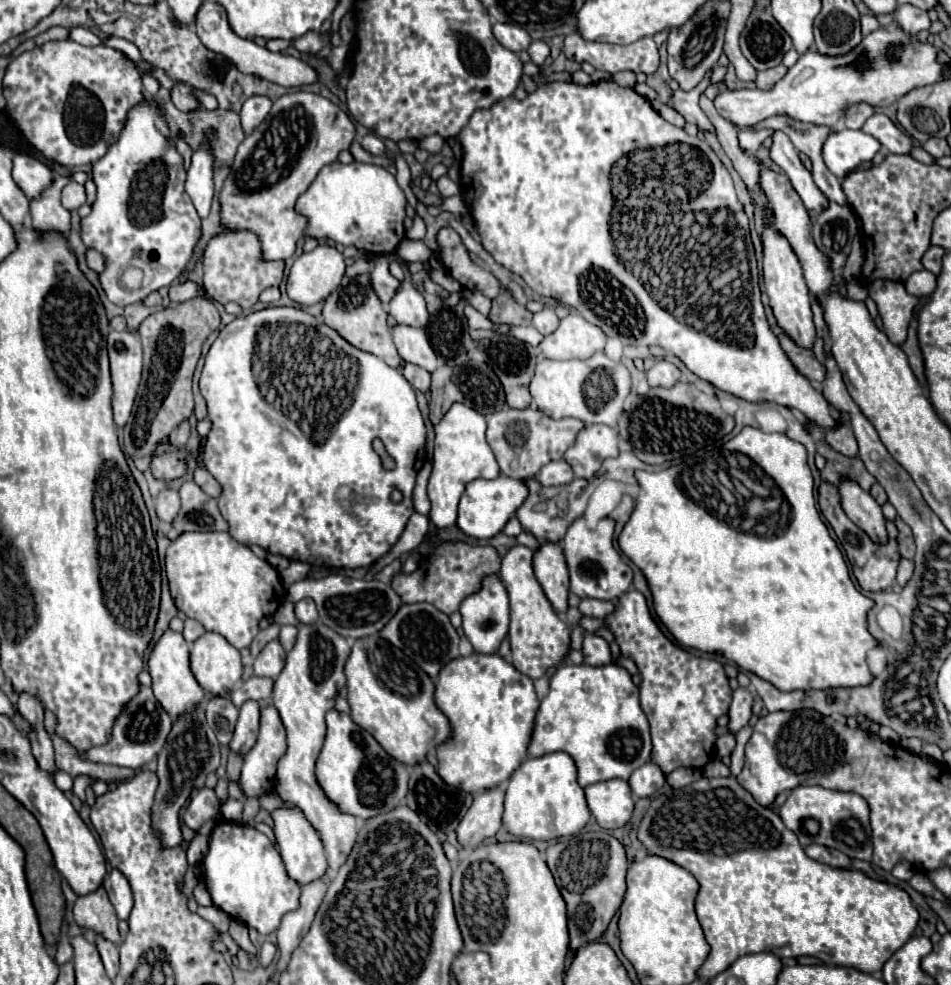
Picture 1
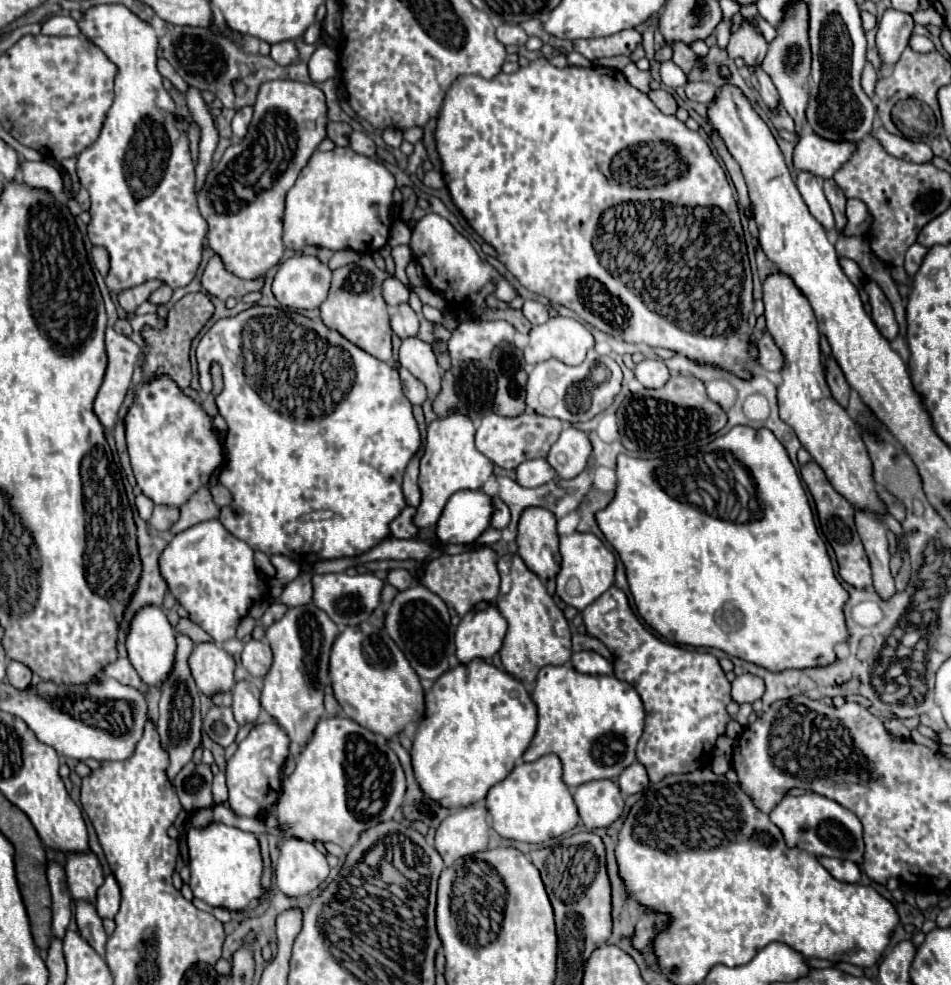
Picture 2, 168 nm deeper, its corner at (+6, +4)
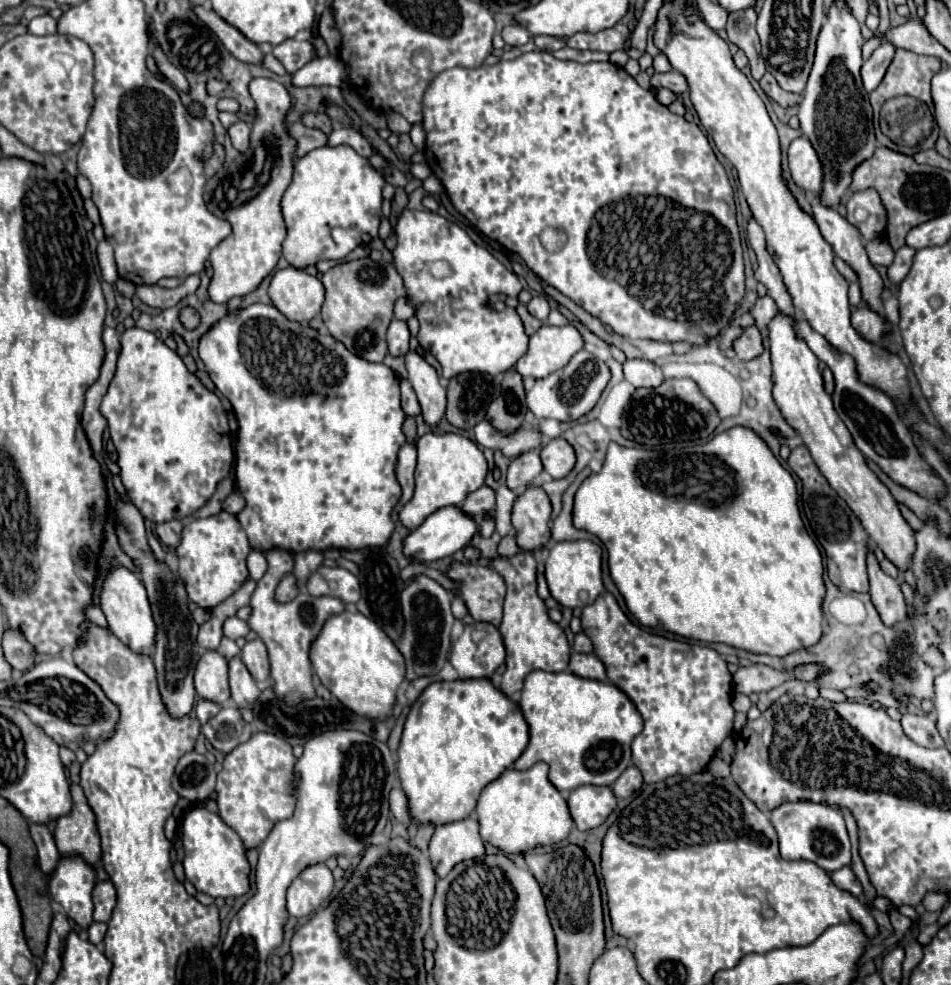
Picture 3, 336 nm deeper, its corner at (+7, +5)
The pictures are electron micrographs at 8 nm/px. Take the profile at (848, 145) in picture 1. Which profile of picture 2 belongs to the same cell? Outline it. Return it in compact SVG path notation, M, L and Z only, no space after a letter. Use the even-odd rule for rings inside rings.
M806 131L794 147L794 167L820 179L830 179L850 159L854 149L854 143L834 143L818 137L812 131Z

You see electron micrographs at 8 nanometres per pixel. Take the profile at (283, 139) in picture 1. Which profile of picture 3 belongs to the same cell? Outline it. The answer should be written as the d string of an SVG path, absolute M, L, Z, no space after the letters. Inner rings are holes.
M257 78L249 84L255 100L255 122L251 128L249 150L233 162L231 172L215 174L207 180L203 190L205 206L211 214L227 220L233 228L231 236L213 248L209 262L215 270L209 296L213 302L229 302L233 296L247 296L261 280L277 266L281 256L281 242L285 240L285 222L281 214L281 196L291 184L295 170L297 140L289 134L287 114L291 112L289 90L273 78Z

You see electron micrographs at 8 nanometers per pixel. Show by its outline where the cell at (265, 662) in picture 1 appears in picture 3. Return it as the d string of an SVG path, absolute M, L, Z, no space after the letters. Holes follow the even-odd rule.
M255 638L255 640L249 640L243 650L241 650L241 660L243 664L247 666L247 670L251 672L251 676L257 680L257 682L265 682L269 680L269 658L267 658L267 648L265 644Z

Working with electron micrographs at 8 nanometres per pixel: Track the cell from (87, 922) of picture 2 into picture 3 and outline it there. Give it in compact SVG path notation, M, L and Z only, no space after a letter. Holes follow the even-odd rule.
M79 856L61 858L57 872L49 880L49 892L59 902L69 918L81 928L93 924L91 890L95 886L95 870L87 866Z

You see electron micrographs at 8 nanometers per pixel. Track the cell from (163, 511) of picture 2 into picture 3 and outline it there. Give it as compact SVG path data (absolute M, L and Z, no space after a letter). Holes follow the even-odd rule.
M167 520L161 524L153 524L155 534L159 536L159 540L167 546L177 546L179 538L181 538L181 530L183 530L183 522L181 520Z

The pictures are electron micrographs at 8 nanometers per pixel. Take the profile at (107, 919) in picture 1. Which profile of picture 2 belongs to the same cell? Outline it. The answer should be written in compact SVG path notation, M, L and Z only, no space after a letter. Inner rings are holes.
M92 851L86 853L66 853L66 877L68 889L74 899L94 901L98 887L104 881L102 865Z

